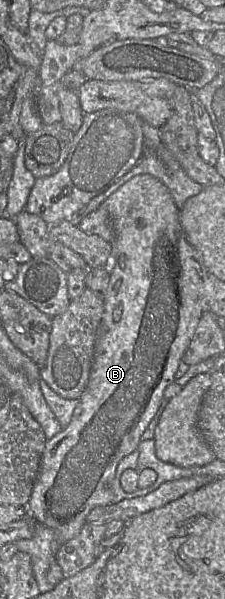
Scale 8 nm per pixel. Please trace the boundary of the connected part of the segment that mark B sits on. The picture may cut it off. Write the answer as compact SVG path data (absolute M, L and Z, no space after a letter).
M149 174L136 175L111 194L100 206L107 209L112 219L115 233L113 241L114 256L111 258L110 263L110 281L103 297L104 312L96 338L90 377L86 389L79 398L78 405L69 425L46 442L40 470L27 505L27 516L35 524L41 524L54 530L60 545L63 545L79 534L82 527L86 524L87 516L94 508L112 504L114 495L113 481L116 477L117 467L124 457L138 450L143 433L165 398L164 391L166 387L176 381L175 374L181 358L190 344L203 312L207 311L206 285L209 272L200 251L187 241L179 221L179 208L169 189L159 179Z

